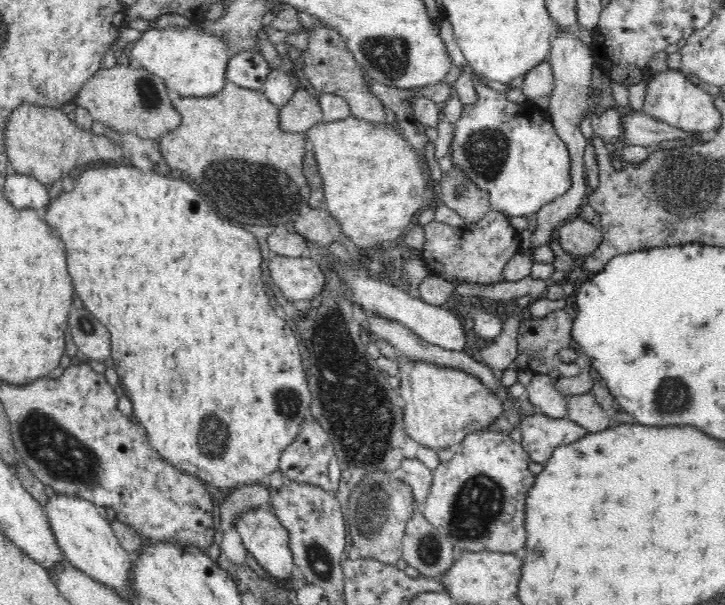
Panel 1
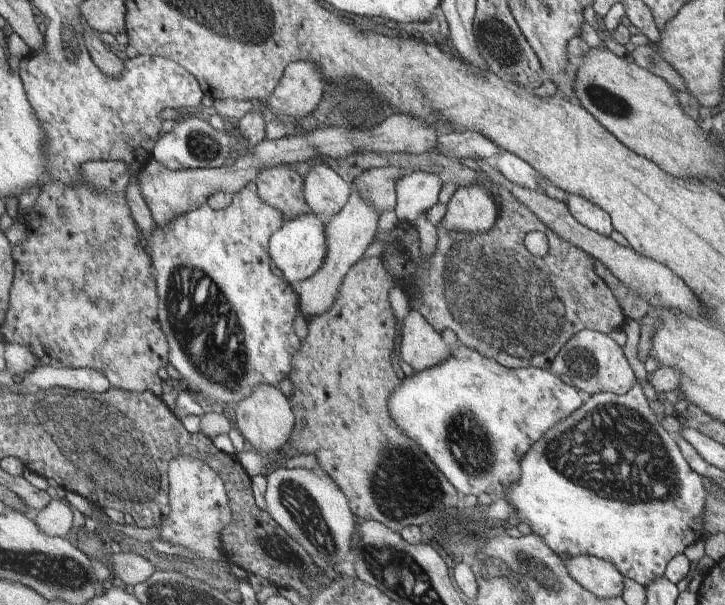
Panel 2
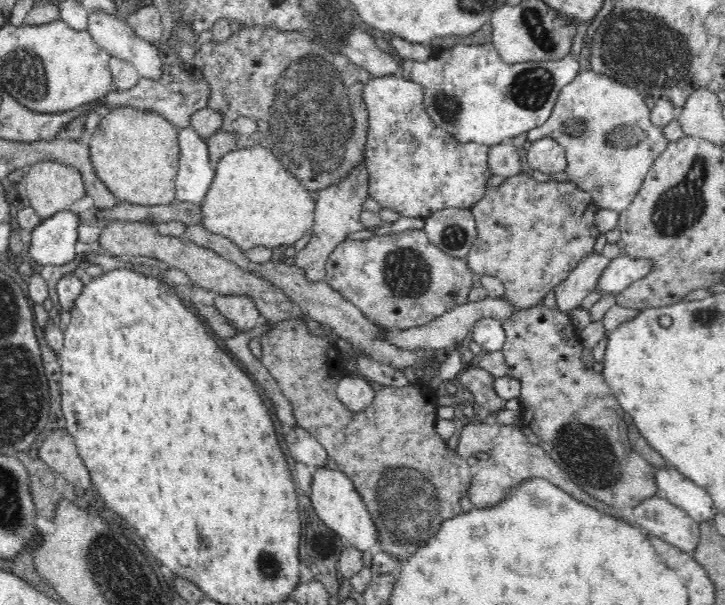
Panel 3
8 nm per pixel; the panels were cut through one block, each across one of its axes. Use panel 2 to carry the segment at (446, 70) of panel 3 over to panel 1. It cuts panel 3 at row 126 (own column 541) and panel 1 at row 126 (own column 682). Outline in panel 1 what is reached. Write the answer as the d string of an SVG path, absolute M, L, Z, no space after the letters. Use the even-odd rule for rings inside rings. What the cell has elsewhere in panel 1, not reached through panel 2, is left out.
M476 82L478 100L472 106L464 106L462 118L456 124L456 134L452 140L452 160L468 178L490 195L490 206L507 218L527 217L562 196L571 187L571 153L567 143L556 132L549 118L546 120L538 107L528 101L513 103L504 94L484 88Z

